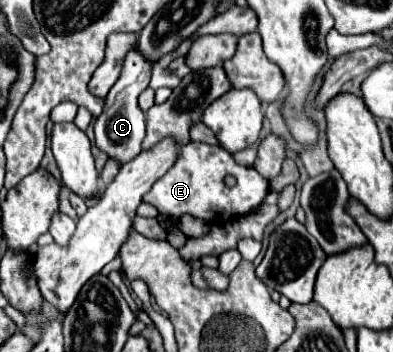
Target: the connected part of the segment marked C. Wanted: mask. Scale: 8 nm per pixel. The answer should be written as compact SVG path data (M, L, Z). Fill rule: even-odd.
M137 50L129 52L119 80L105 98L105 112L95 120L95 146L119 164L127 164L141 152L141 142L145 138L145 114L137 106L137 98L149 86L149 78L151 62L147 62Z

